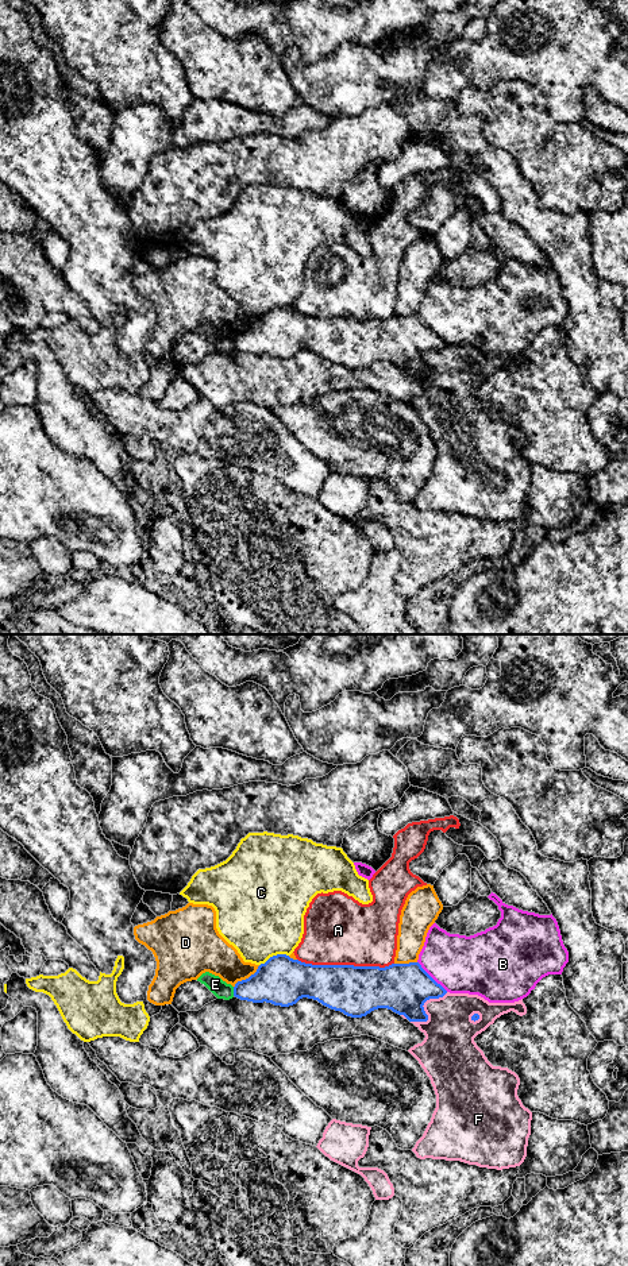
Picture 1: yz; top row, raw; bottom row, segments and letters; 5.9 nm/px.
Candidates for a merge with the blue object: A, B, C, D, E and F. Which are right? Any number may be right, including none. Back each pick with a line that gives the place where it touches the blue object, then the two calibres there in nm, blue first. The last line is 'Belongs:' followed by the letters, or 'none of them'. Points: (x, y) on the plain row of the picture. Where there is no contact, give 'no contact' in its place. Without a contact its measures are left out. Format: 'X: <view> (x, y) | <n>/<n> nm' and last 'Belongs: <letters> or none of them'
Belongs: none of them

